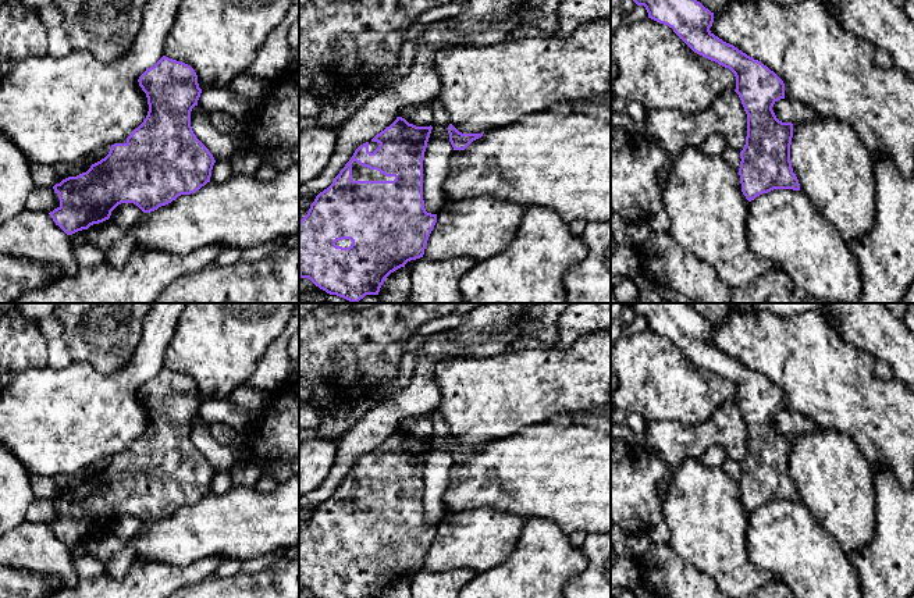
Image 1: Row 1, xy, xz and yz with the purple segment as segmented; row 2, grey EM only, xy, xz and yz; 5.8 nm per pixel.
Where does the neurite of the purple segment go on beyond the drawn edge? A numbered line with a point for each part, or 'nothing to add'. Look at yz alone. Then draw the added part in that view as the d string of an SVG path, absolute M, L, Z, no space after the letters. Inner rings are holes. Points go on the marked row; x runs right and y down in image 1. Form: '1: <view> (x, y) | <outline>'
nothing to add

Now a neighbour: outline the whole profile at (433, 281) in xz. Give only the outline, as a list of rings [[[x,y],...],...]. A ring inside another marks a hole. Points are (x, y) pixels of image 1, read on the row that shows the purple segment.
[[[470,256],[445,260],[420,257],[409,270],[412,280],[409,299],[413,303],[463,303],[459,282],[476,261]]]

